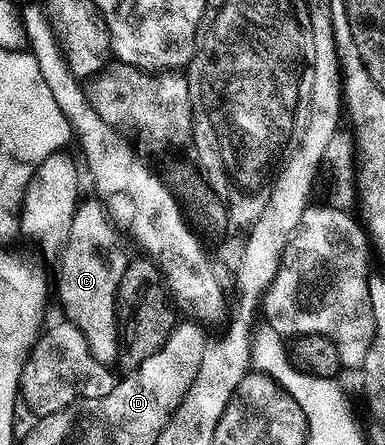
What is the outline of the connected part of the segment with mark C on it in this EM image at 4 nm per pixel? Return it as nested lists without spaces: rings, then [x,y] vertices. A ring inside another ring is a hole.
[[[89,198],[78,201],[71,220],[69,236],[60,251],[61,271],[57,274],[57,298],[66,319],[83,332],[91,356],[103,365],[112,367],[121,352],[117,336],[117,289],[123,272],[129,266],[131,251],[125,247],[127,238],[109,217],[106,203]]]

